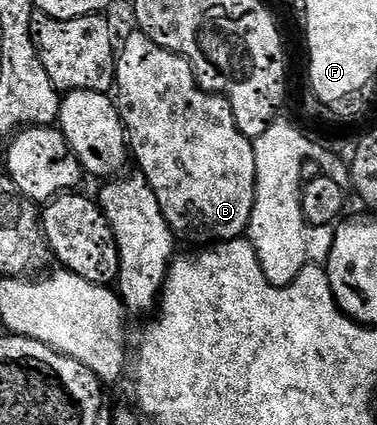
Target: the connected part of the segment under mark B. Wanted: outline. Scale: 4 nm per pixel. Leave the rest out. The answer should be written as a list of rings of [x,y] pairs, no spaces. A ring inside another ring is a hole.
[[[133,32],[126,38],[126,43],[121,43],[116,54],[116,69],[114,81],[116,83],[116,105],[118,114],[126,125],[126,137],[128,139],[128,150],[138,161],[137,169],[148,180],[152,192],[156,192],[156,200],[160,200],[160,212],[164,212],[164,220],[168,220],[170,229],[174,231],[179,239],[191,238],[194,242],[206,242],[202,244],[217,244],[219,242],[230,242],[234,238],[243,237],[250,229],[250,213],[254,207],[254,193],[256,192],[256,156],[254,155],[254,143],[251,139],[244,137],[234,122],[234,114],[230,110],[224,98],[203,90],[198,84],[198,77],[194,75],[194,69],[188,64],[186,58],[179,54],[173,54],[170,50],[160,48],[147,34]]]

